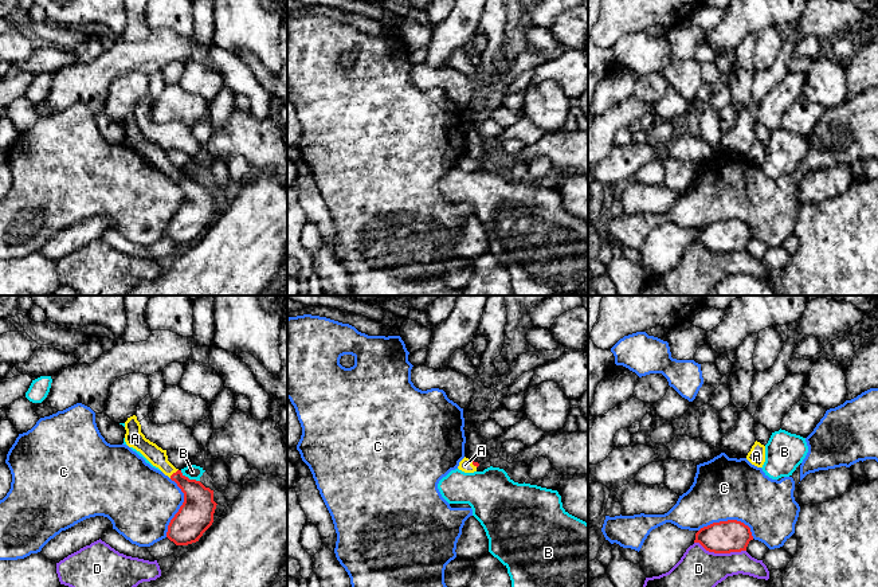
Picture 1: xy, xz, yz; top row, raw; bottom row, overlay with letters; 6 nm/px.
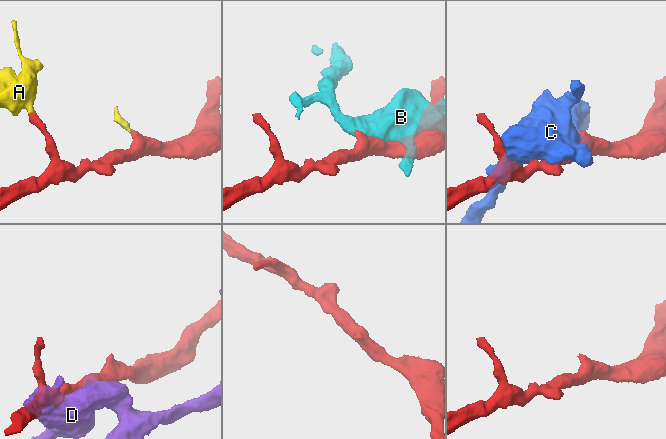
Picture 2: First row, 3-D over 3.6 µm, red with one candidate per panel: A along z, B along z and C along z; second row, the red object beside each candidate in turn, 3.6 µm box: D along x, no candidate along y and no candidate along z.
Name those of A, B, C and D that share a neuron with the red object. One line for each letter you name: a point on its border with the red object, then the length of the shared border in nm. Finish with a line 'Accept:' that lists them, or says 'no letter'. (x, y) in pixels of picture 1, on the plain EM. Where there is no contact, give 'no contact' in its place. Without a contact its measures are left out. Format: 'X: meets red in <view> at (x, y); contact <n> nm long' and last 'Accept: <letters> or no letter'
A: meets red in xy at (173, 172); contact 80 nm long
Accept: A

